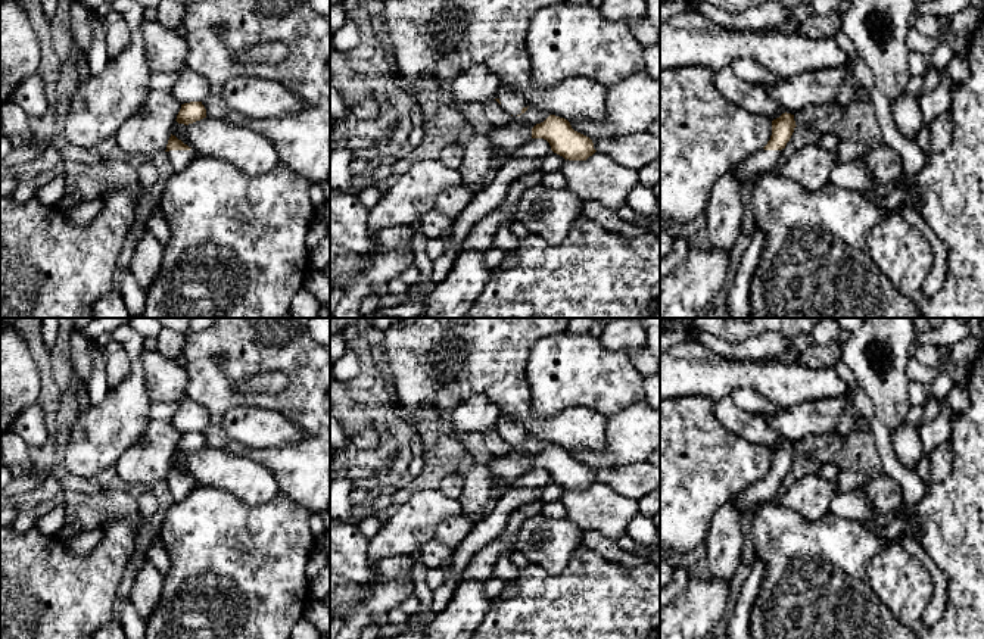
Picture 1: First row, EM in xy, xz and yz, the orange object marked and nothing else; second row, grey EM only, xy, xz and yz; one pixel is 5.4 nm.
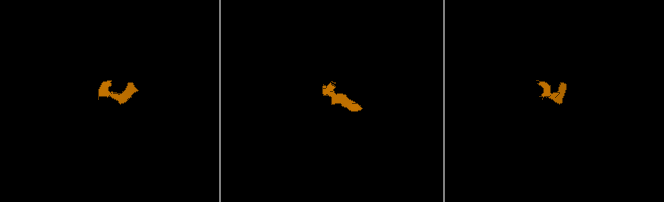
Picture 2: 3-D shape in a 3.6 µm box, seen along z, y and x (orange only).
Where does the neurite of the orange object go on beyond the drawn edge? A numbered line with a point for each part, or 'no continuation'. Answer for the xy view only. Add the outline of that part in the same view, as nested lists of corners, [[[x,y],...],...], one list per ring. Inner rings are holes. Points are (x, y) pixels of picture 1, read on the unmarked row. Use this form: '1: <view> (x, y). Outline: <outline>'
1: xy (180, 489). Outline: [[[169,480],[166,486],[171,492],[174,502],[183,501],[196,486],[194,480]]]

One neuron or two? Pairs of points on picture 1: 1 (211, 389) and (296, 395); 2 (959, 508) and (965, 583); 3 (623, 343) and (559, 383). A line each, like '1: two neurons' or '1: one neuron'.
1: one neuron
2: one neuron
3: two neurons

